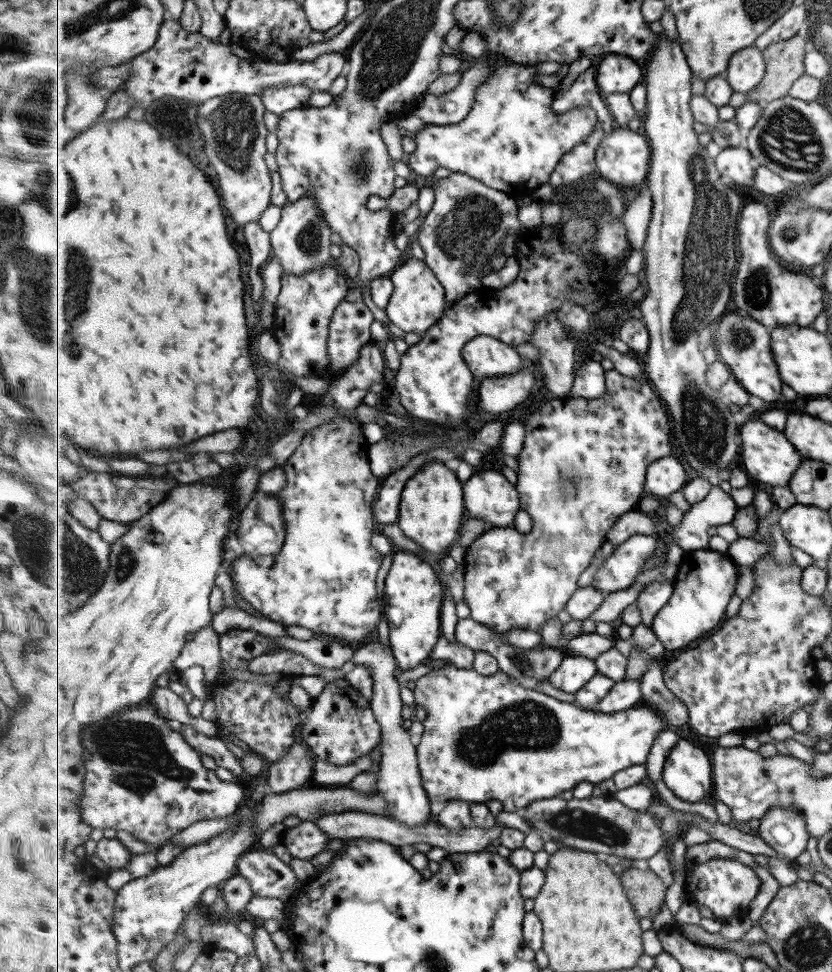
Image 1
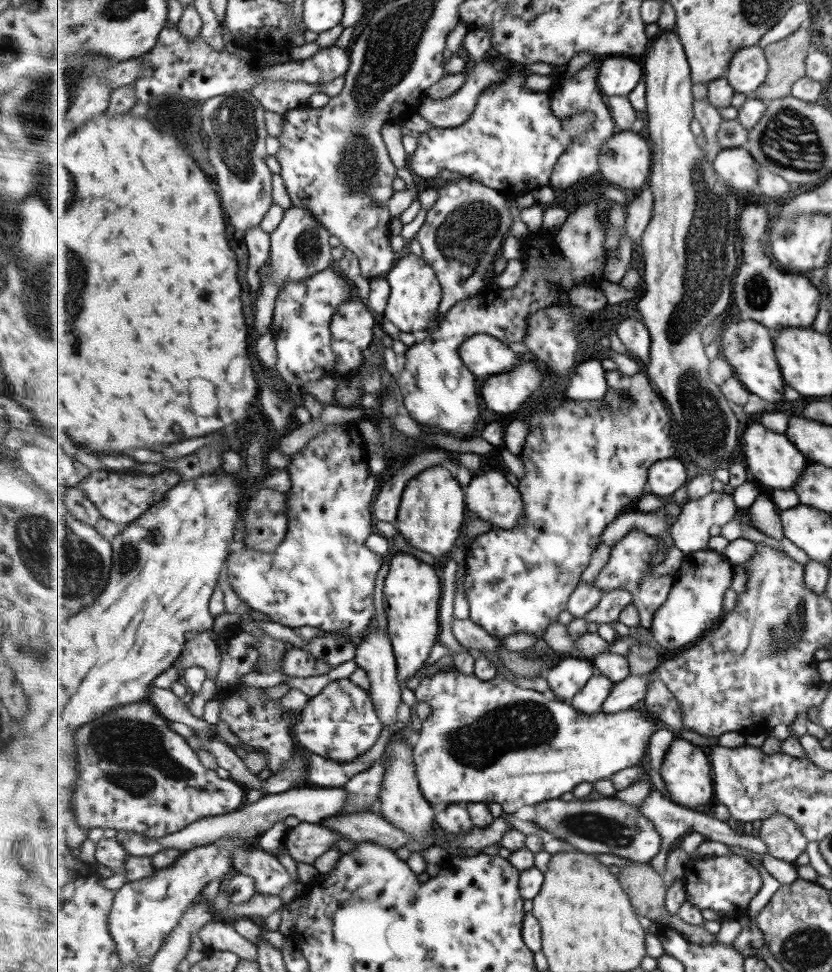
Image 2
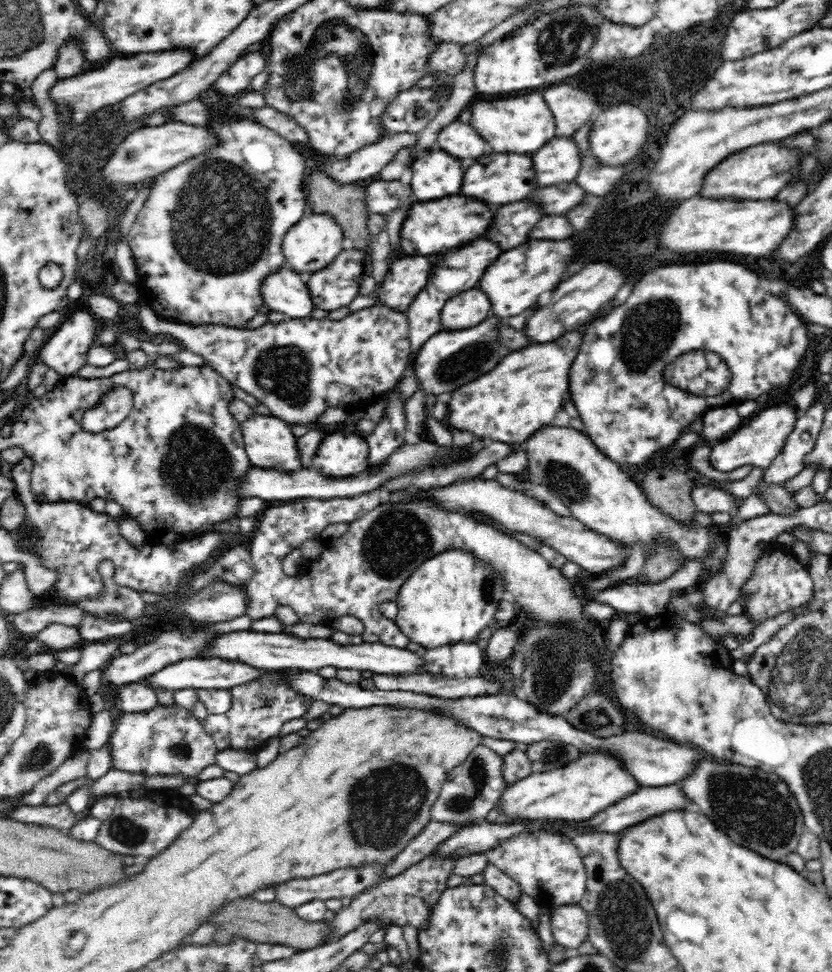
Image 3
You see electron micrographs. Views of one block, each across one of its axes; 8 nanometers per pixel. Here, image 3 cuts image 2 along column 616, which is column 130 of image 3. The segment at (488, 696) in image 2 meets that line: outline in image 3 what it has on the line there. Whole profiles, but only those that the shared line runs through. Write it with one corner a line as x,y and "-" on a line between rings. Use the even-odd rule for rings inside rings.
158,704
148,712
126,712
114,722
113,731
108,739
111,752
112,769
142,776
184,776
186,780
198,778
208,766
215,764
219,751
215,740
204,730
201,720
194,718
191,711
175,705
172,708

